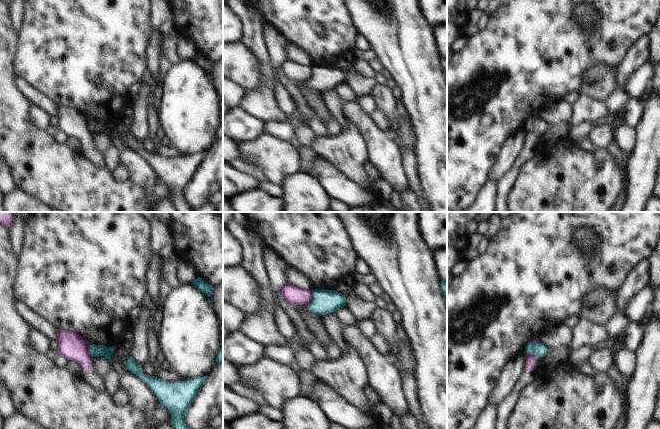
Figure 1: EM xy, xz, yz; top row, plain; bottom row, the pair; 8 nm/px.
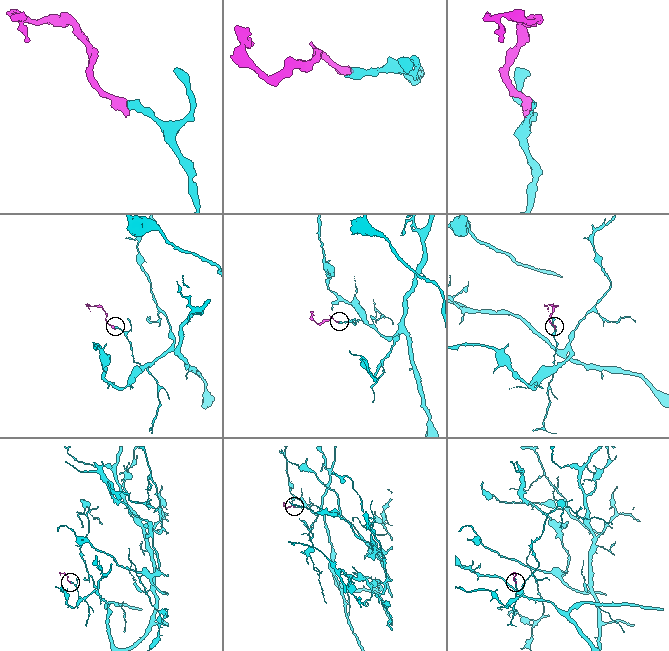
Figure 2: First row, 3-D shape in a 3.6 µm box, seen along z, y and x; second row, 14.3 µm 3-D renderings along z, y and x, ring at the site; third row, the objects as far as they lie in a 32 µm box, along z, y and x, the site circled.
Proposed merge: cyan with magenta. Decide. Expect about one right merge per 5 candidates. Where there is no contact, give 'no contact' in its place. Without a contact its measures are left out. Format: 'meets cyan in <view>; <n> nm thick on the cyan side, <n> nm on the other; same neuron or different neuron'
meets cyan in yz; 110 nm thick on the cyan side, 90 nm on the other; different neuron

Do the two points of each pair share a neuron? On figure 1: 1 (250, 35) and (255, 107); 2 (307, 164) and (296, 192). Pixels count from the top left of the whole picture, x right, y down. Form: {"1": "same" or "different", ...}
{"1": "same", "2": "different"}

